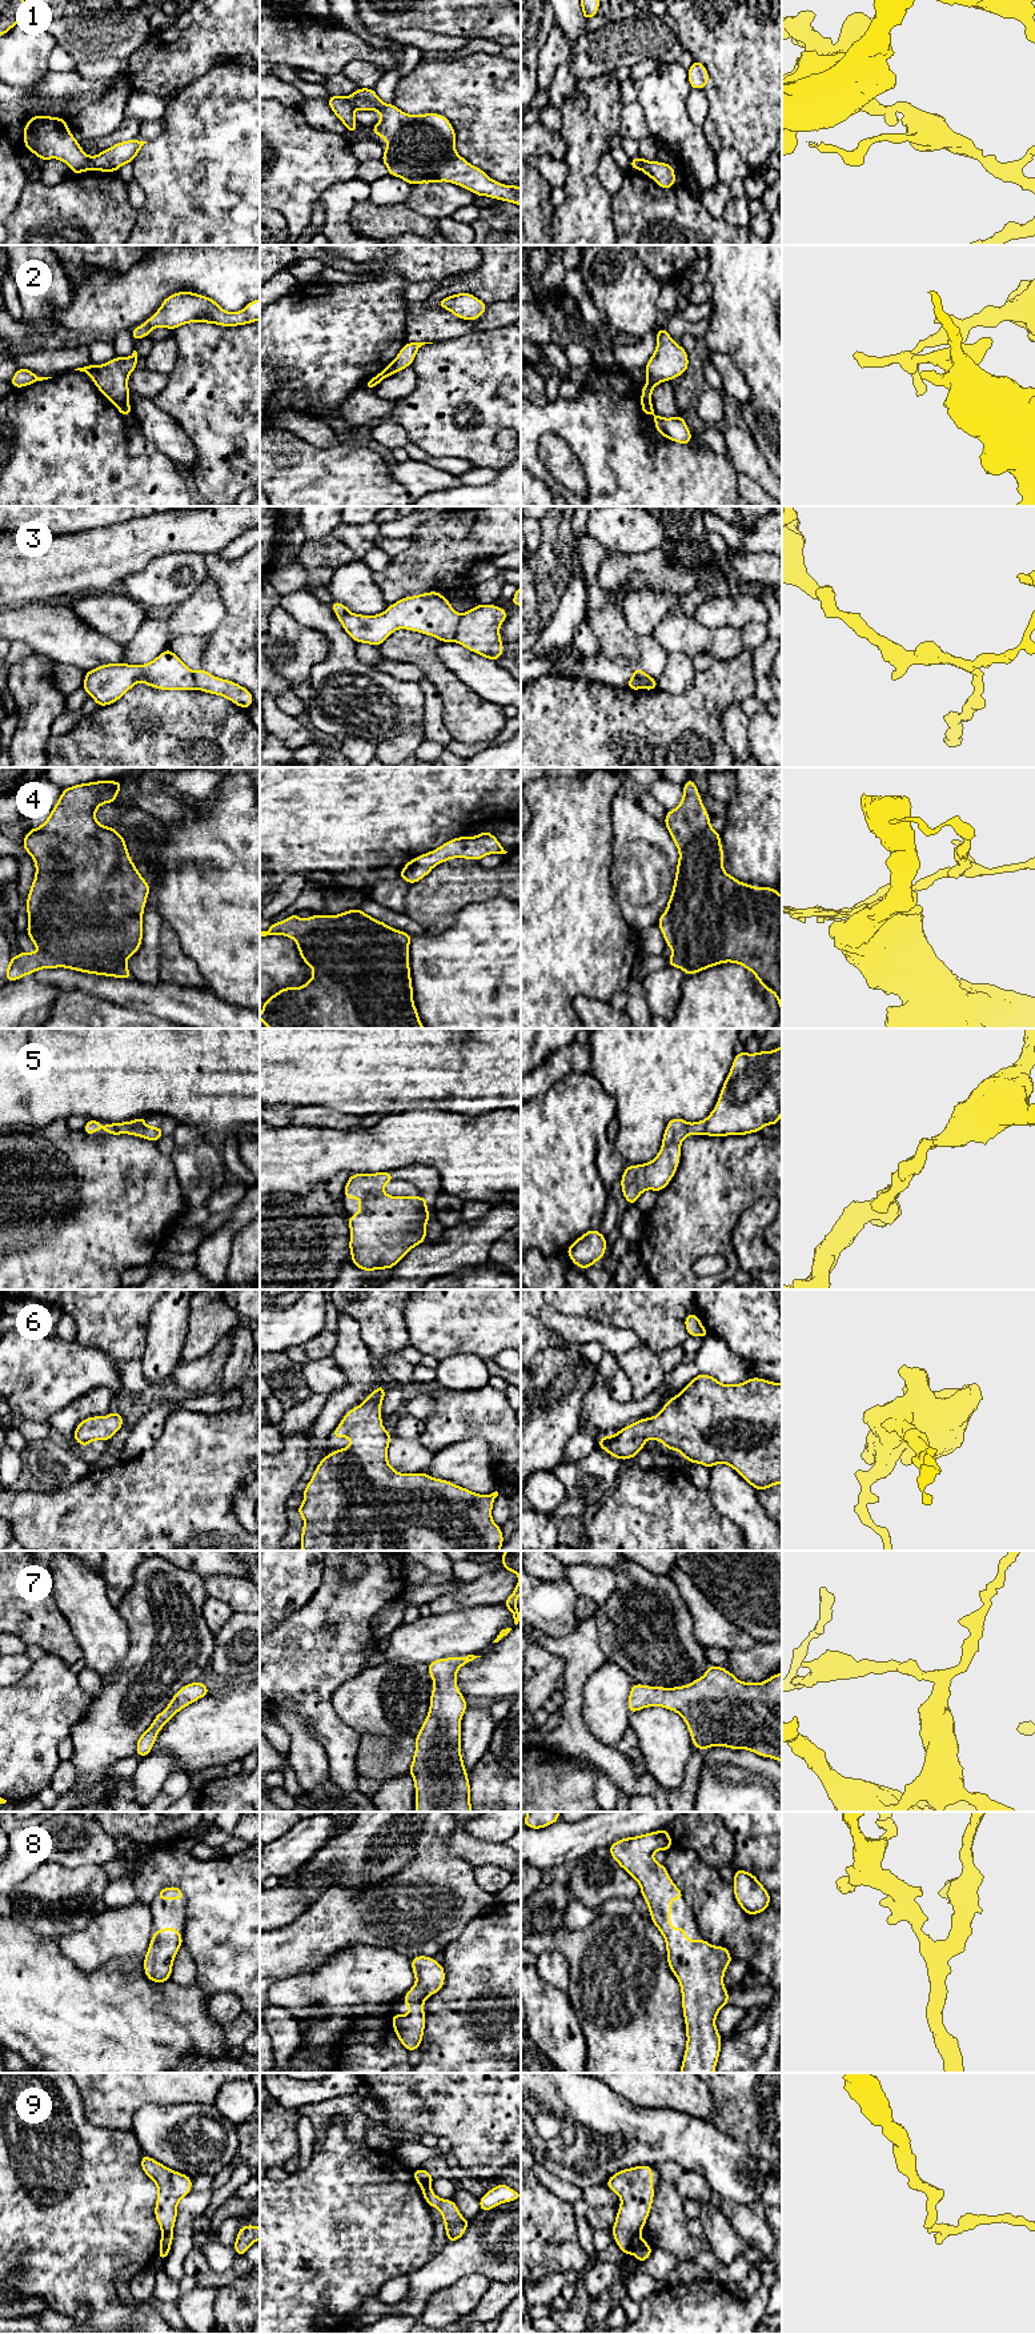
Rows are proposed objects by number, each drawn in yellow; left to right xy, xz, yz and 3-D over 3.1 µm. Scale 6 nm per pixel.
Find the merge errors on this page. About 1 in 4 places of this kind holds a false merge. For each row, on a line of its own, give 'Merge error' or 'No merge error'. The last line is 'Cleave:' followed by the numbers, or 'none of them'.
1: Merge error
2: Merge error
3: Merge error
4: Merge error
5: No merge error
6: No merge error
7: No merge error
8: No merge error
9: Merge error
Cleave: 1, 2, 3, 4, 9

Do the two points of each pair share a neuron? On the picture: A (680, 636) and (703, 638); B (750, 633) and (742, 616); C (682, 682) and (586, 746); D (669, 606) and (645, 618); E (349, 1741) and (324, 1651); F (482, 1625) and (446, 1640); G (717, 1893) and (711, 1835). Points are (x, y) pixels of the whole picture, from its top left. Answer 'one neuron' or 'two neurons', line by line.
A: one neuron
B: two neurons
C: two neurons
D: one neuron
E: one neuron
F: one neuron
G: two neurons

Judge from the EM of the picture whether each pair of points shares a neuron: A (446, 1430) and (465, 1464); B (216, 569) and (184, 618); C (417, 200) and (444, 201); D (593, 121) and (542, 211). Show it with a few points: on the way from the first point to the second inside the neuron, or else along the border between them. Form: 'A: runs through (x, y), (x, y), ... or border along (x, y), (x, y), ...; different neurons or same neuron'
A: border along (485, 1439), (472, 1436), (450, 1443), (436, 1454); different neurons
B: border along (208, 574), (224, 606); different neurons
C: runs through (424, 200), (437, 200); same neuron
D: border along (554, 209), (550, 231); different neurons

